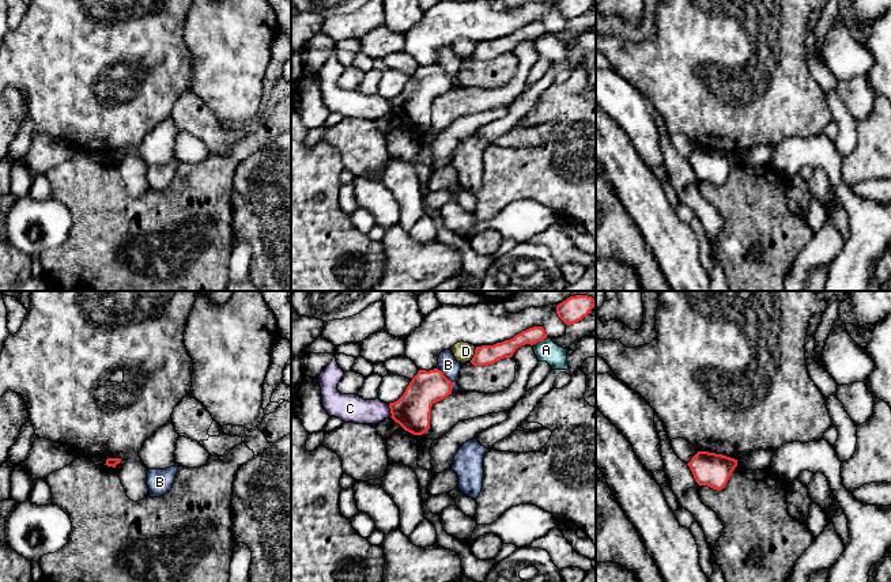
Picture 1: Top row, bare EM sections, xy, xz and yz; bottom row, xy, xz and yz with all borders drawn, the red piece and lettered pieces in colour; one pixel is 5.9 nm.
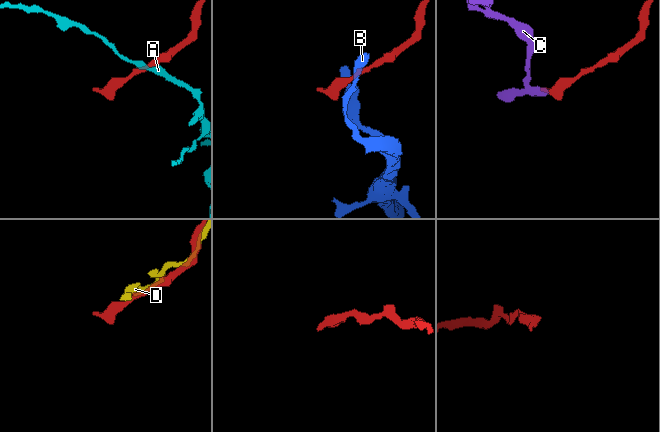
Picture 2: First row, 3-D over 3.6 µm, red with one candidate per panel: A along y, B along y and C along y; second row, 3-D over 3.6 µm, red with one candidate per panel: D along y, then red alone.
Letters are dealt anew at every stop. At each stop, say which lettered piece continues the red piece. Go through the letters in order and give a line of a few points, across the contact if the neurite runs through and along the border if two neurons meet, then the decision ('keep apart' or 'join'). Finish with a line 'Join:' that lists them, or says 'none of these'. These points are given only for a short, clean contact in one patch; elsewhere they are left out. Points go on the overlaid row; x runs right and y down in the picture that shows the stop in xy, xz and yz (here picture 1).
A: xz (547, 337), (532, 344) | keep apart
B: xz (437, 367), (452, 382), (452, 392) | keep apart
C: xz (388, 404), (391, 416) | keep apart
D: keep apart
Join: none of these

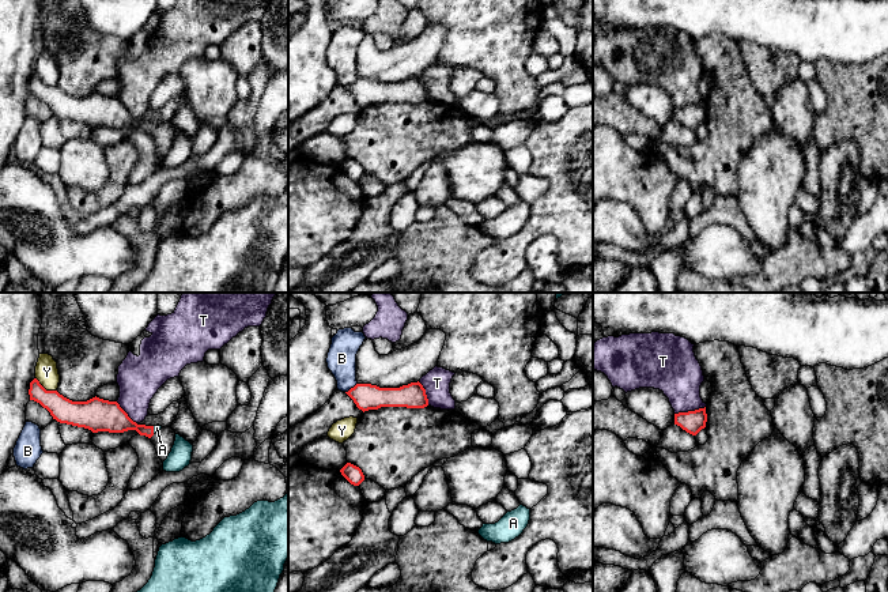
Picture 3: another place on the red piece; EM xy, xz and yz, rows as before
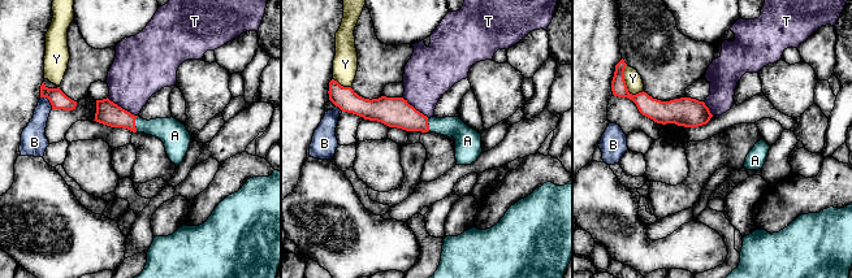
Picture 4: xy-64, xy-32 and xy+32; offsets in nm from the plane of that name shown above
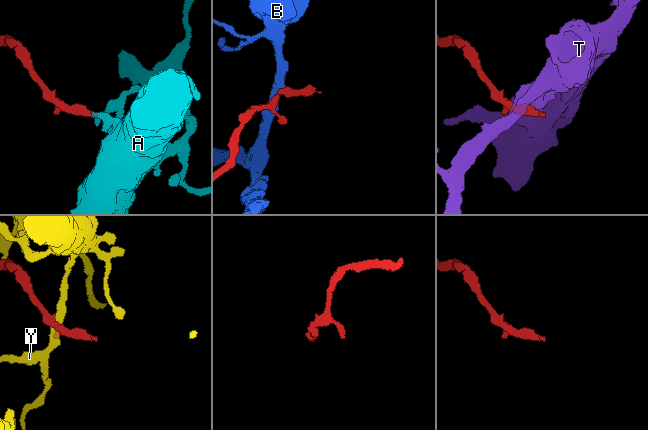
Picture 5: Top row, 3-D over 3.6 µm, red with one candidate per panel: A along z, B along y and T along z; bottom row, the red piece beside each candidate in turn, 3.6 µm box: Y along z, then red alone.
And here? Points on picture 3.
A: xy (113, 418), (143, 430), (152, 430), (157, 428) | join
B: xz (356, 383), (346, 392) | keep apart
T: yz (705, 406), (675, 414) | keep apart
Y: keep apart
Join: A

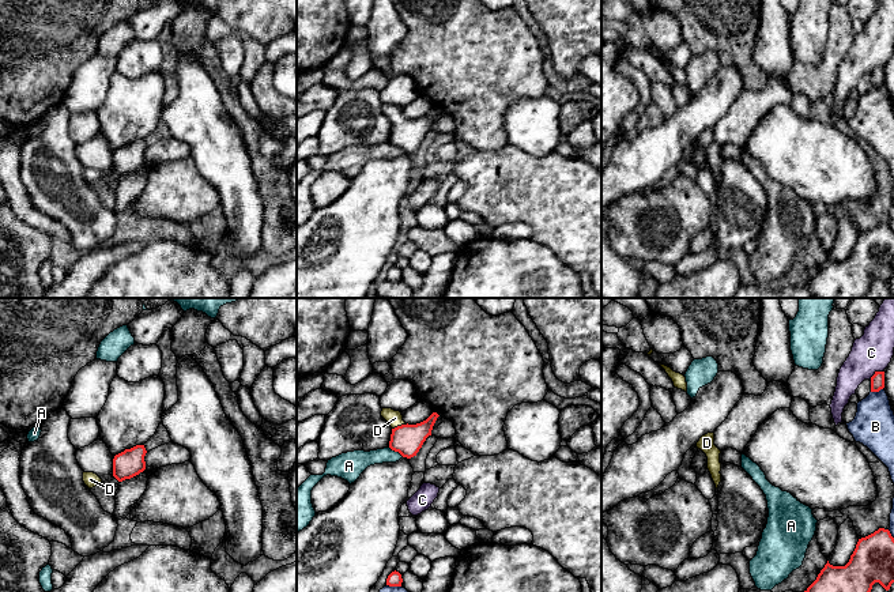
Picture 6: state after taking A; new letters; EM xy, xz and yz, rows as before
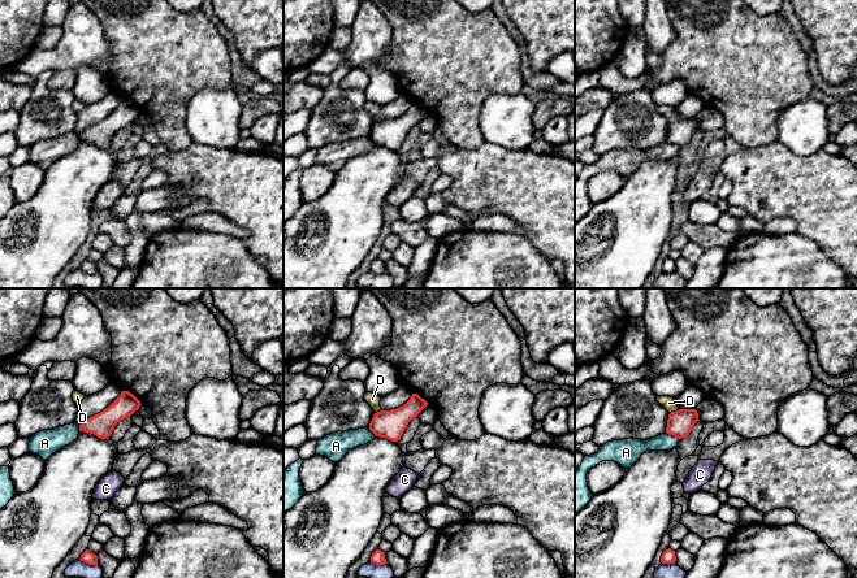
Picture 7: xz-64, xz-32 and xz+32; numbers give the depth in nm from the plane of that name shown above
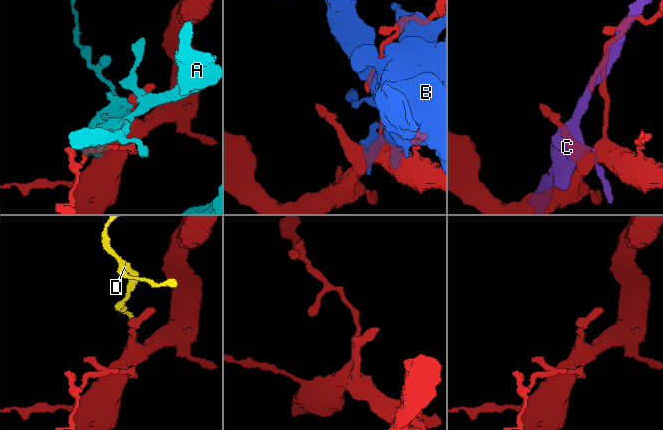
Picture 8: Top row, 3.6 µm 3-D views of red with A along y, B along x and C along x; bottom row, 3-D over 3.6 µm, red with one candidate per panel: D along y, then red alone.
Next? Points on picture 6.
A: keep apart
B: keep apart
C: keep apart
D: xz (407, 440), (399, 426), (395, 418) | join
Join: D

